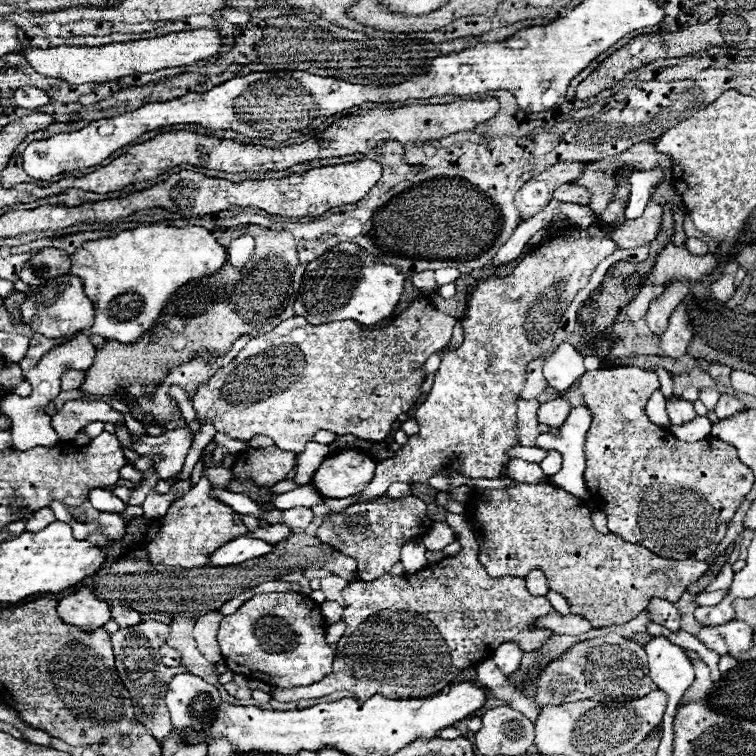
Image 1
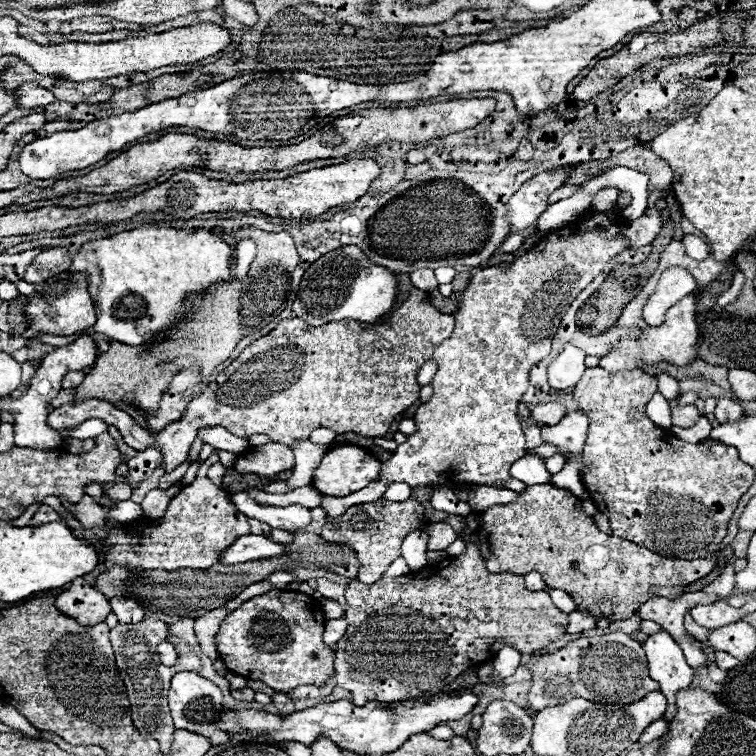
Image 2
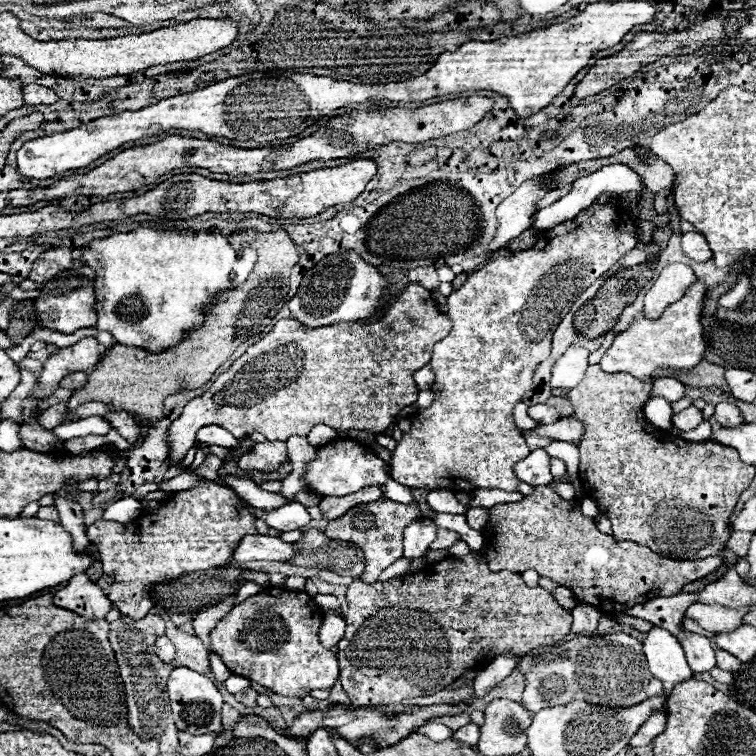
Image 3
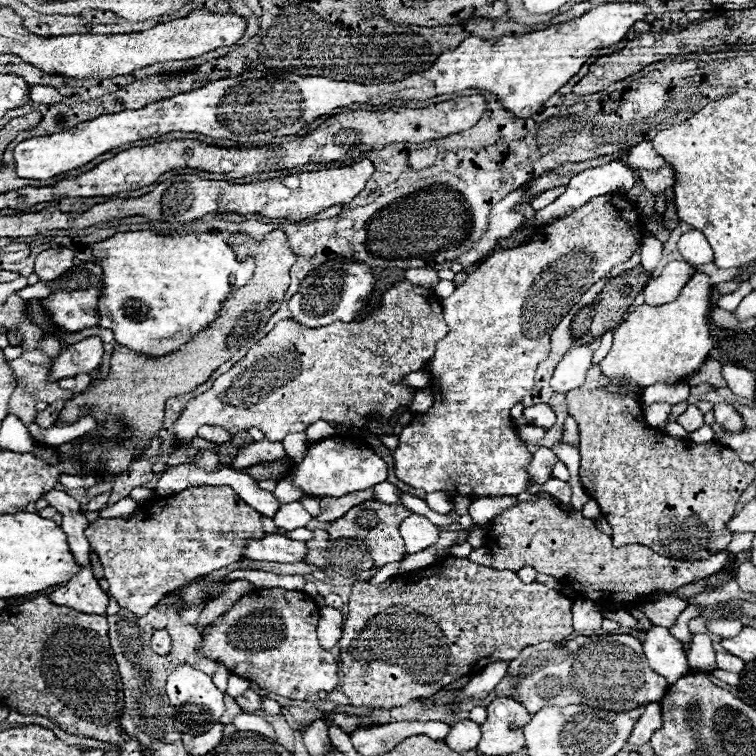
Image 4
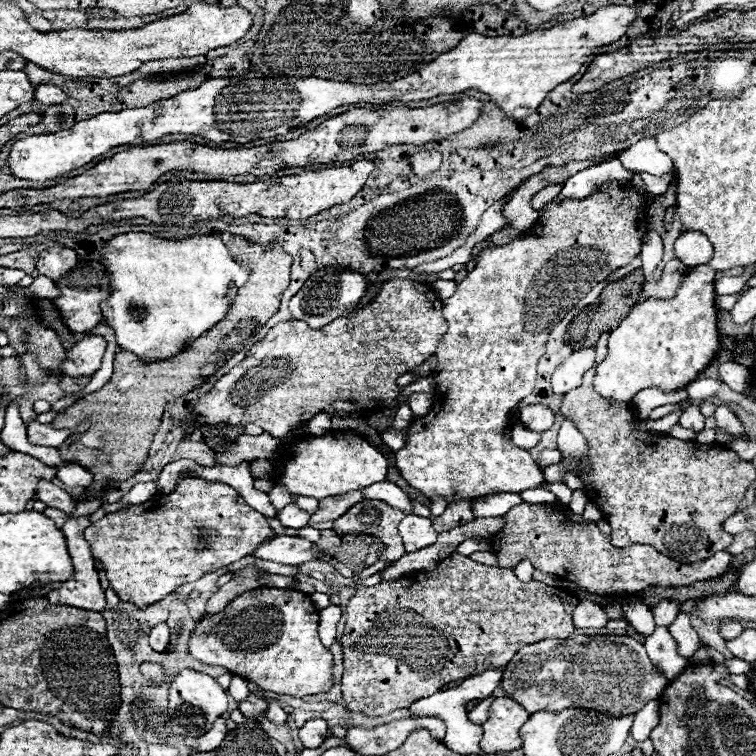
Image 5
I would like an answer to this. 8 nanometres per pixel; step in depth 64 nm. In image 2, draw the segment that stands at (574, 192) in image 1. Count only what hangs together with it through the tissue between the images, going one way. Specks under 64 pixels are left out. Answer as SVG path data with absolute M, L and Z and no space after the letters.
M564 184L564 186L556 188L556 190L548 196L548 204L554 204L554 202L558 202L558 200L562 200L562 198L570 198L576 190L578 190L578 186L570 186L570 184Z

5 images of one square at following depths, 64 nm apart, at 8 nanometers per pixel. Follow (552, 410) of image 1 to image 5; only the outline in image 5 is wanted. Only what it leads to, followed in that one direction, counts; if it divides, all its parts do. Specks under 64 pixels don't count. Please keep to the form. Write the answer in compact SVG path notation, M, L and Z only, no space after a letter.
M530 404L530 406L524 406L520 410L520 422L528 430L544 432L544 430L548 430L554 424L554 414L552 414L552 410L548 406Z

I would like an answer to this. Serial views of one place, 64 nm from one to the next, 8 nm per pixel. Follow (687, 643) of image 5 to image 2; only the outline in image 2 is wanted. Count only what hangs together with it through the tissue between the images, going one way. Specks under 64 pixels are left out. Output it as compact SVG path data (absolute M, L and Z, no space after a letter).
M724 600L714 602L714 604L698 604L698 606L690 608L690 616L694 618L694 622L708 628L708 630L738 622L750 612L754 612L754 610L738 610L738 608L728 606Z

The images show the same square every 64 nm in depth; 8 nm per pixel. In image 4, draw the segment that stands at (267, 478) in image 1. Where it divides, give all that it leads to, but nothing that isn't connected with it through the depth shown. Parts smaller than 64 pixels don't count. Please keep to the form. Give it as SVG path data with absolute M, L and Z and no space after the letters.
M262 438L262 440L250 442L244 448L240 448L236 458L232 460L232 466L248 468L248 466L254 466L260 462L274 462L284 456L286 456L286 452L282 448L282 442L270 442L268 438Z

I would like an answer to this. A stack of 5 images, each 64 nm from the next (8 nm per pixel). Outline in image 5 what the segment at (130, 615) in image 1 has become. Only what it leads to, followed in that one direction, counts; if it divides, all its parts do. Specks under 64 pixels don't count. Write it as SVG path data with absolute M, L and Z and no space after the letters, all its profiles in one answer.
M184 478L170 494L154 494L144 504L130 504L124 510L110 512L102 520L92 522L84 532L94 558L104 564L110 586L116 590L120 600L134 602L140 608L162 600L186 582L194 582L208 572L216 572L244 556L250 556L254 546L268 542L272 536L276 534L268 526L268 518L250 508L234 488L202 478Z

